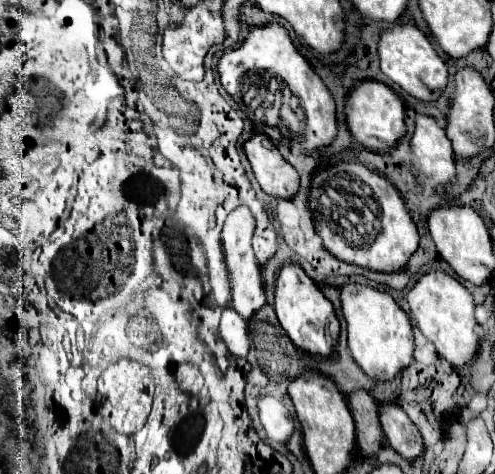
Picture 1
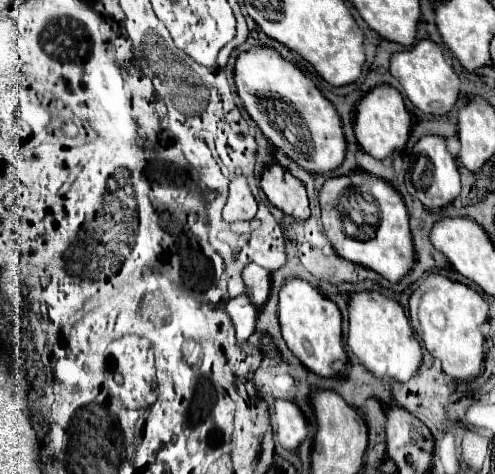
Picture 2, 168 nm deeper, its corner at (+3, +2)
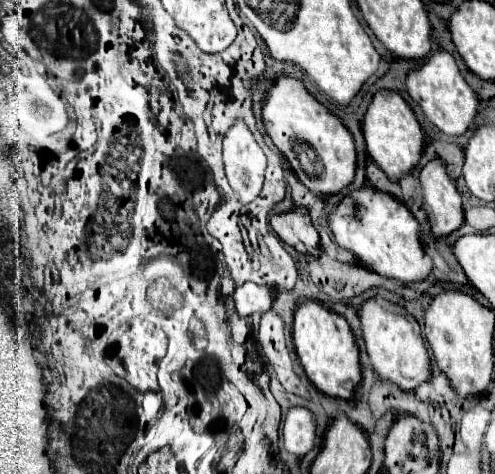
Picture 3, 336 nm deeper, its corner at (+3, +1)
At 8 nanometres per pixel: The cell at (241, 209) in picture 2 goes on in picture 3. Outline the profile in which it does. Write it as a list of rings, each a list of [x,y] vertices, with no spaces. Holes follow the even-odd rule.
[[[237,121],[223,139],[225,173],[239,203],[249,205],[261,193],[265,155],[245,123]]]

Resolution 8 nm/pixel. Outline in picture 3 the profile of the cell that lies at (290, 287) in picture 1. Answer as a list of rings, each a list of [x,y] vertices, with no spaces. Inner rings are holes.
[[[313,299],[299,303],[293,313],[293,343],[309,381],[319,391],[341,399],[351,399],[355,395],[361,381],[359,351],[353,341],[351,327],[341,315]]]

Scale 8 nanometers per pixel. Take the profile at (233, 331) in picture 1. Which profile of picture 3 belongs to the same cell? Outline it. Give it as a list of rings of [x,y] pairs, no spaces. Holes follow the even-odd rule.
[[[245,283],[235,289],[233,301],[241,317],[251,317],[253,313],[265,313],[271,309],[273,291],[271,287],[257,287],[255,283]]]

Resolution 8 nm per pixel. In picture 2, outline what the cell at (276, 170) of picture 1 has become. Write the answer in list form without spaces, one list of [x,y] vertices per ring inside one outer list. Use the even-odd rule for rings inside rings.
[[[277,162],[265,166],[261,176],[261,188],[267,200],[275,208],[279,208],[285,216],[293,220],[309,218],[309,202],[305,186],[295,176],[291,176],[291,172],[285,172]]]

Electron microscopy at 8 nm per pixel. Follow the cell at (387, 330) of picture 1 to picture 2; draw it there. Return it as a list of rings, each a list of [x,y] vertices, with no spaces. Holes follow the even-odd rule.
[[[357,292],[349,302],[349,336],[347,344],[353,354],[363,362],[363,366],[383,380],[407,382],[421,366],[423,350],[409,326],[409,318],[399,302],[379,294],[379,292]]]

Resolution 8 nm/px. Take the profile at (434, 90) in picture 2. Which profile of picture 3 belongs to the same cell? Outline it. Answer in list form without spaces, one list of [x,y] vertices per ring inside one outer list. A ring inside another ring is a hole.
[[[439,49],[419,69],[409,71],[405,85],[407,85],[409,97],[421,107],[423,115],[443,133],[461,135],[467,131],[469,125],[473,125],[475,115],[477,115],[477,97],[473,89],[461,77],[453,55],[449,55],[447,51]]]

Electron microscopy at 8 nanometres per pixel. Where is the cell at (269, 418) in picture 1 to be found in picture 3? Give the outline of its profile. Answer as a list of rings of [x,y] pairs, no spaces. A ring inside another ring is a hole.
[[[291,407],[283,423],[285,449],[297,457],[303,457],[313,449],[315,441],[315,415],[305,407]]]

